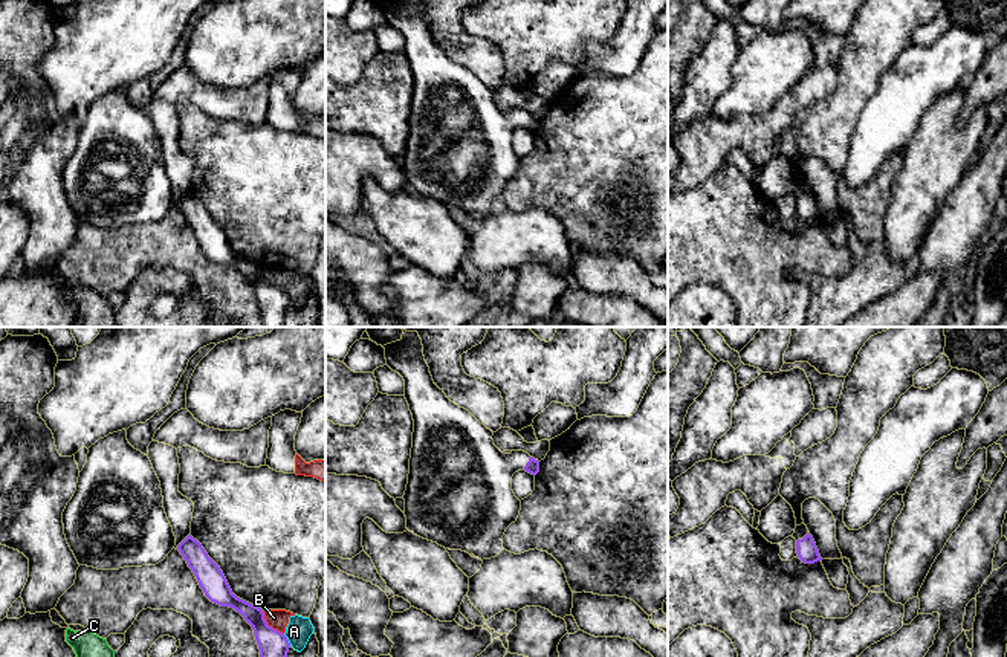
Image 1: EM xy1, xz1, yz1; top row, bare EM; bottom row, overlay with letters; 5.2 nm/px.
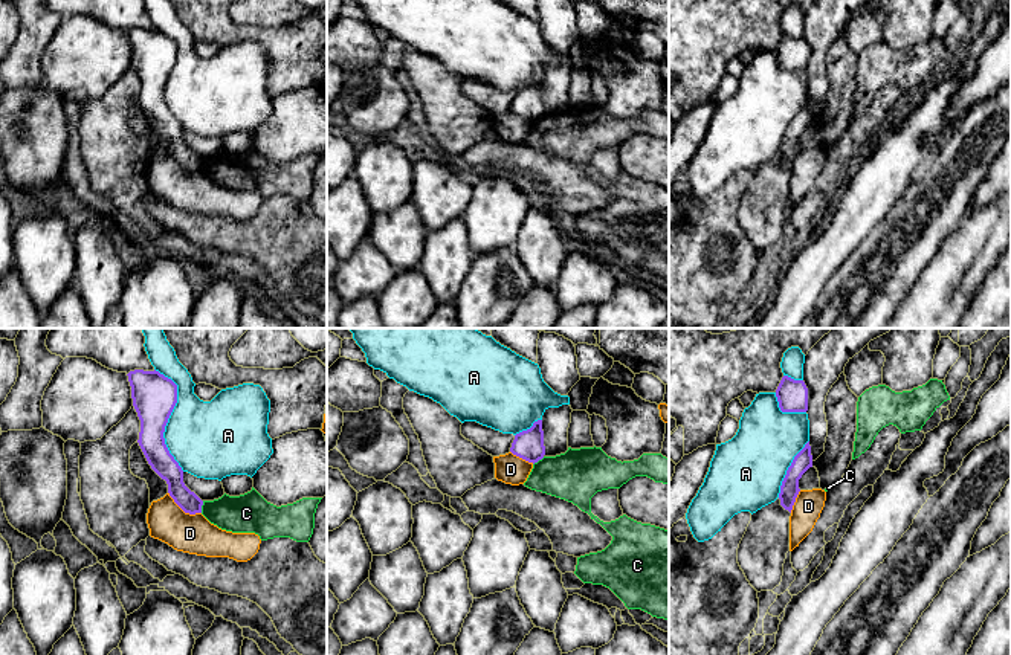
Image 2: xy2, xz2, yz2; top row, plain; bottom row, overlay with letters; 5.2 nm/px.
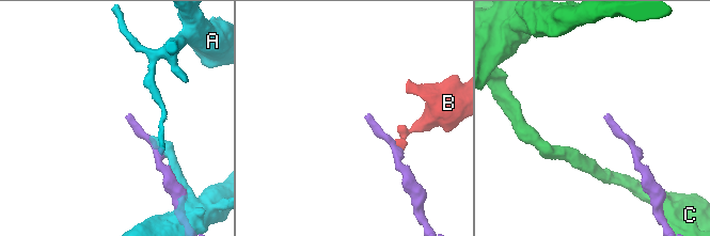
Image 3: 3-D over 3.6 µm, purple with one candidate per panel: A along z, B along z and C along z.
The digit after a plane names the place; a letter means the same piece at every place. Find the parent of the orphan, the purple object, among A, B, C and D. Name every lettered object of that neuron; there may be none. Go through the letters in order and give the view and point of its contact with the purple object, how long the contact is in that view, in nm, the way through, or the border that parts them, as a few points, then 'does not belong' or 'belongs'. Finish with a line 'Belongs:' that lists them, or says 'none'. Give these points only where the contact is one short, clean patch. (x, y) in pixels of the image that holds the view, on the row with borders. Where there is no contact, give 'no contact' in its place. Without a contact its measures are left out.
A: contact xy2 (168, 417); length 550 nm; does not belong
B: contact xy1 (268, 625); length 170 nm; border xy1 (262, 611), (266, 622), (283, 634); does not belong
C: contact xy2 (200, 507); length 70 nm; border xy2 (203, 501), (200, 512); does not belong
D: contact xy2 (184, 510); length 200 nm; border xy2 (168, 492), (185, 512), (200, 513); does not belong
Belongs: none

